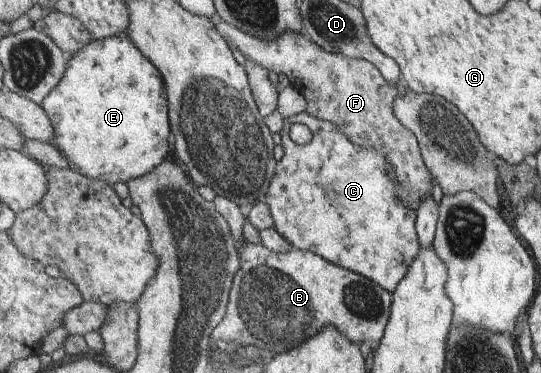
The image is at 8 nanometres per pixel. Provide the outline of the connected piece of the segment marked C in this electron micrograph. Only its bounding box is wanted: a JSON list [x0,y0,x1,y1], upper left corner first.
[266,111,422,293]

